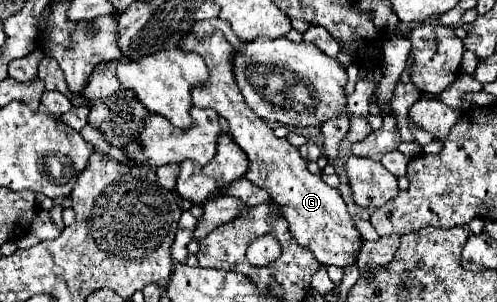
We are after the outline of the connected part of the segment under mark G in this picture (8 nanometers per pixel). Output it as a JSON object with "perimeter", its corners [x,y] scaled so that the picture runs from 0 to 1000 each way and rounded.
{"perimeter":[[[380,103],[364,129],[368,169],[392,169],[412,195],[412,215],[421,228],[421,268],[404,288],[388,288],[384,328],[392,354],[421,354],[433,361],[445,387],[461,401],[465,454],[473,474],[493,500],[501,526],[501,560],[493,573],[493,593],[513,606],[517,619],[541,632],[541,652],[561,679],[590,791],[622,825],[630,851],[662,884],[698,884],[714,871],[714,851],[726,831],[730,791],[722,758],[714,752],[706,712],[698,705],[694,666],[682,646],[678,626],[650,606],[646,579],[630,579],[618,566],[618,533],[602,513],[598,487],[590,487],[577,460],[557,460],[549,447],[549,427],[525,401],[489,334],[465,222],[465,149],[453,136],[449,109],[425,109],[421,123],[396,129],[388,103]]]}

